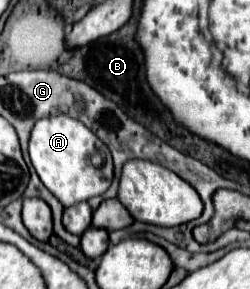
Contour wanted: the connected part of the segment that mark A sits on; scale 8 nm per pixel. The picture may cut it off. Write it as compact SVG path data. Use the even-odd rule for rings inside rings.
M56 115L36 121L30 137L30 161L46 185L46 189L64 205L76 205L82 201L88 201L90 197L104 195L104 191L110 187L114 177L112 157L108 147L78 119L72 119L68 115ZM100 153L104 157L104 165L96 167L92 165L92 155Z

